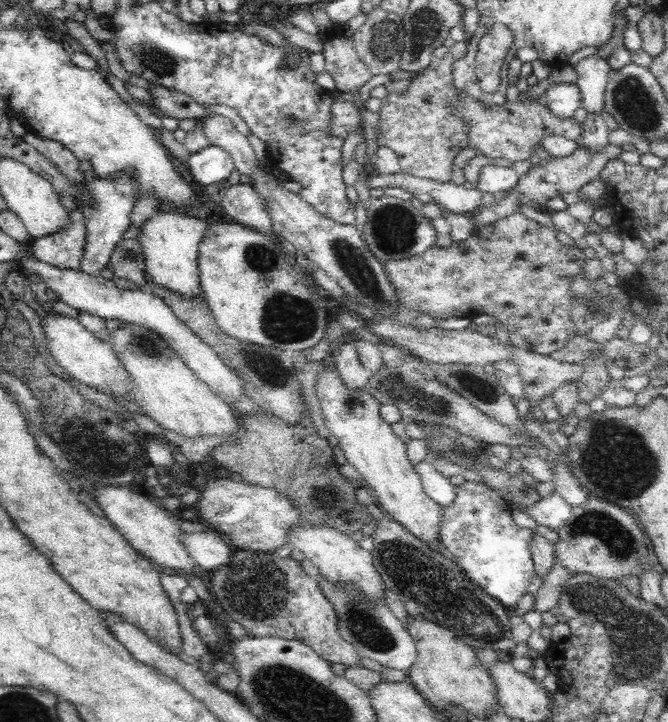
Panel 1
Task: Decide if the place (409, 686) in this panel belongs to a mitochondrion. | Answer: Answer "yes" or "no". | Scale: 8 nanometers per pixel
no

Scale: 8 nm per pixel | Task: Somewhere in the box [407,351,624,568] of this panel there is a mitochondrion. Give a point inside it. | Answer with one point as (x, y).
(443, 442)

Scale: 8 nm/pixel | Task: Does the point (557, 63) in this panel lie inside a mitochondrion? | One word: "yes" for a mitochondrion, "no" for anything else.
no

